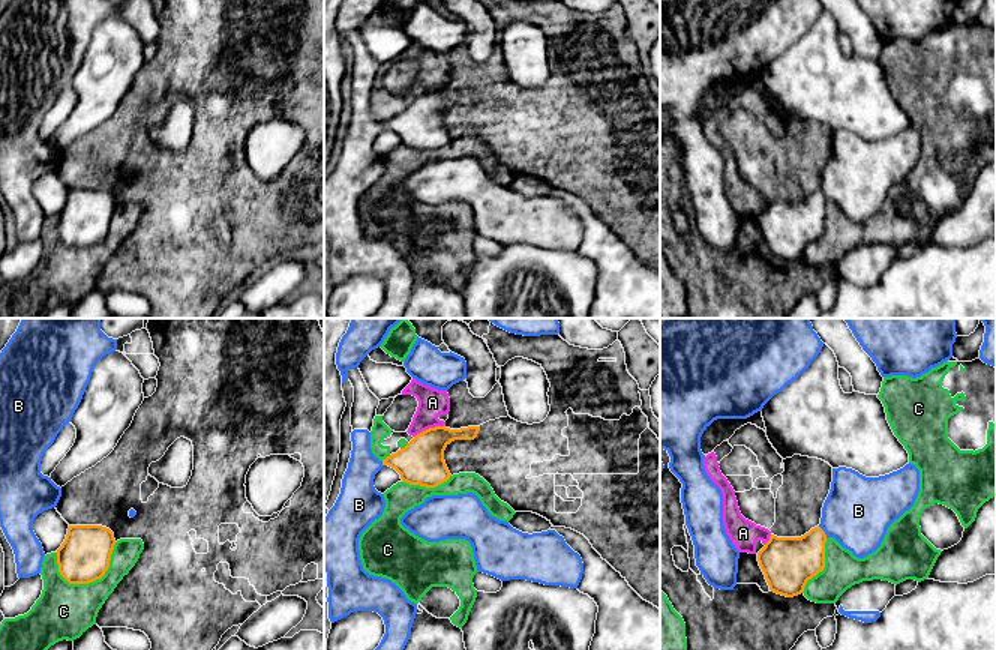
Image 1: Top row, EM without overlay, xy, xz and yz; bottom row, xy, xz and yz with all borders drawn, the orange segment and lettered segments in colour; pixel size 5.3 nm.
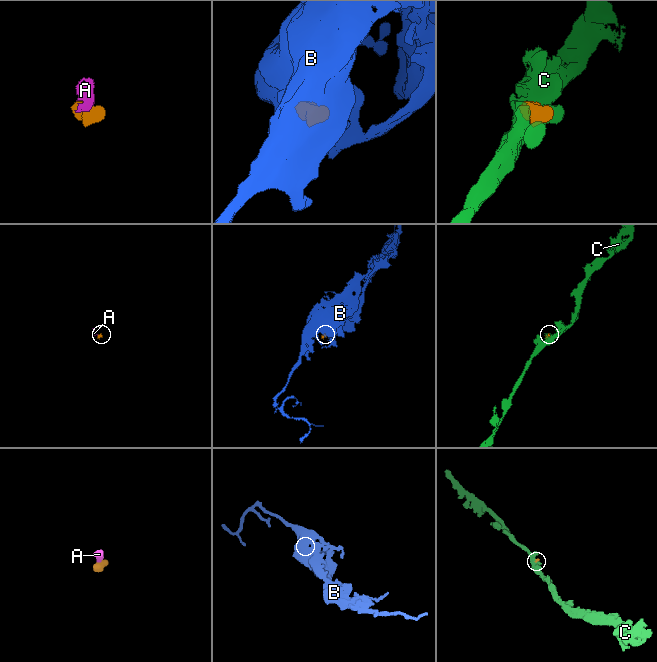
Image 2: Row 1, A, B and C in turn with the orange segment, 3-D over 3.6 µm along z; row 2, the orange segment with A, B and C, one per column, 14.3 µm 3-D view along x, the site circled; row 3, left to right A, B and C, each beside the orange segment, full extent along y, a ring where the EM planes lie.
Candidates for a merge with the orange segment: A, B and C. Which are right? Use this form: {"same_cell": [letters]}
{"same_cell": ["B"]}

